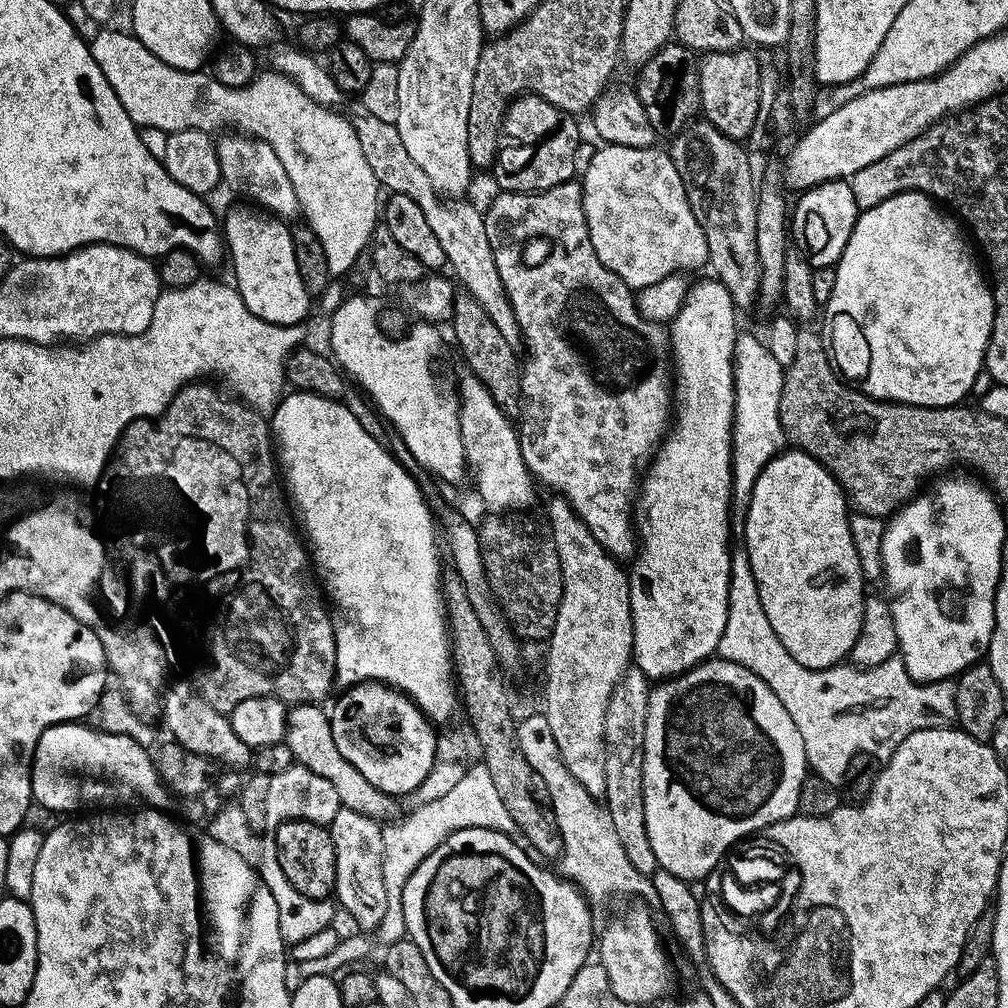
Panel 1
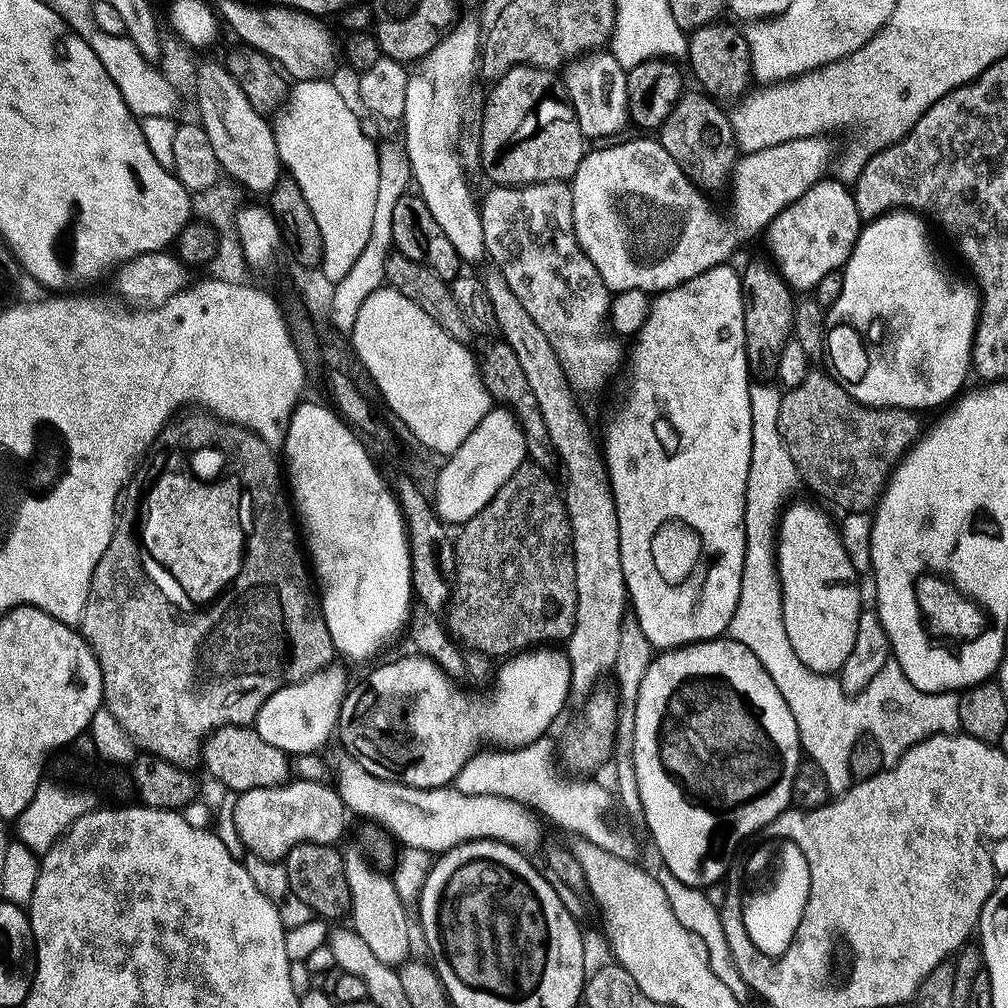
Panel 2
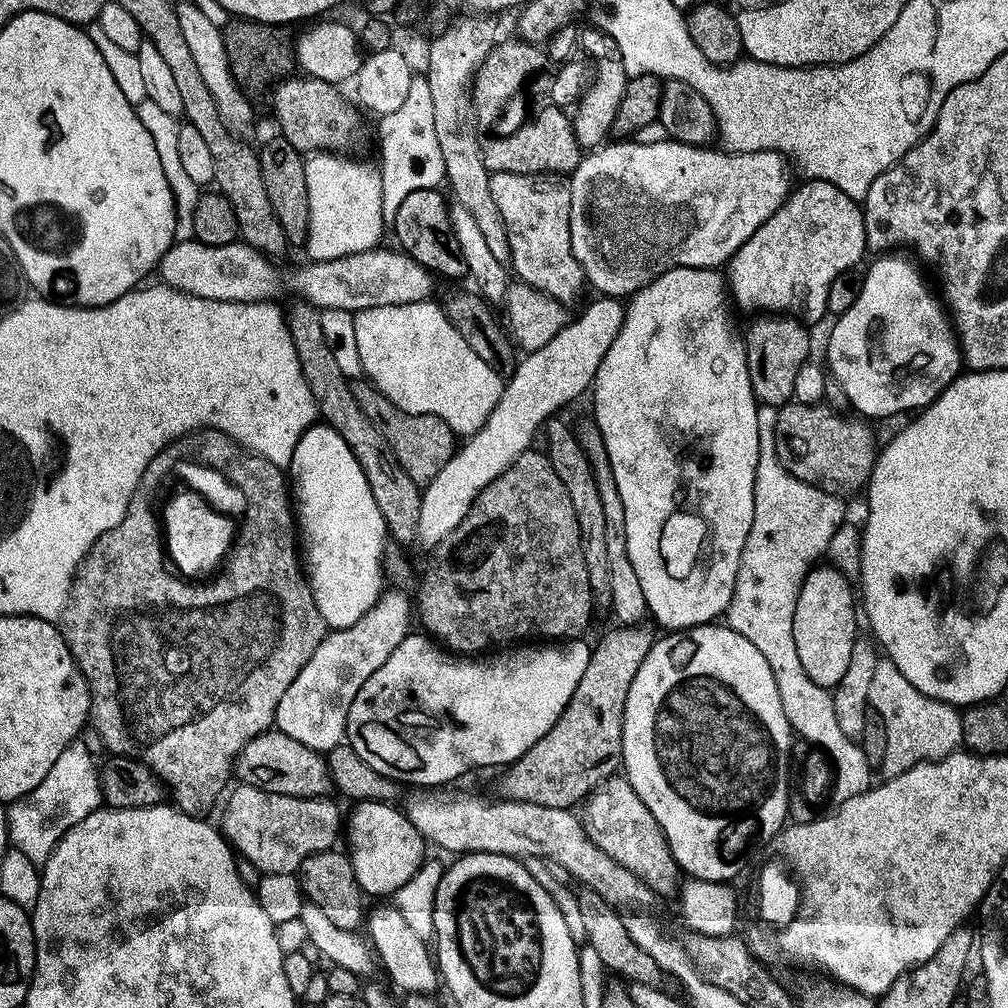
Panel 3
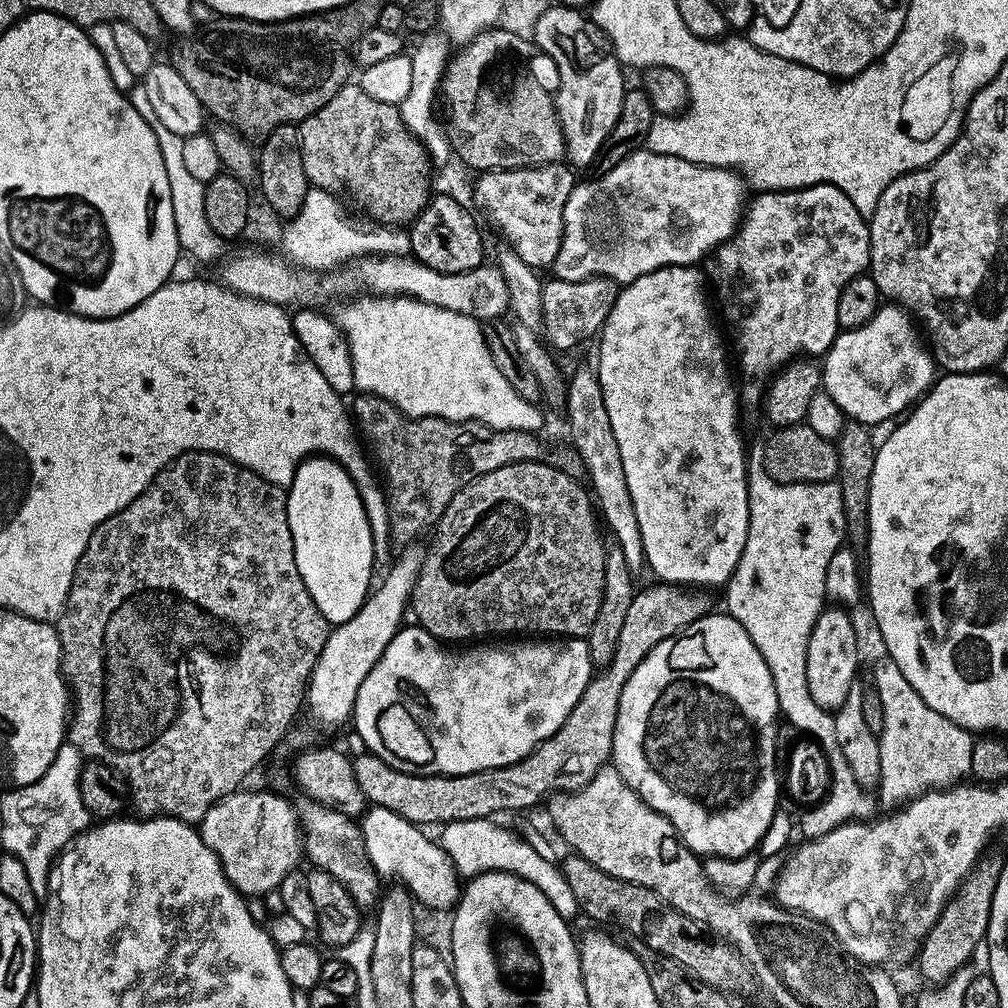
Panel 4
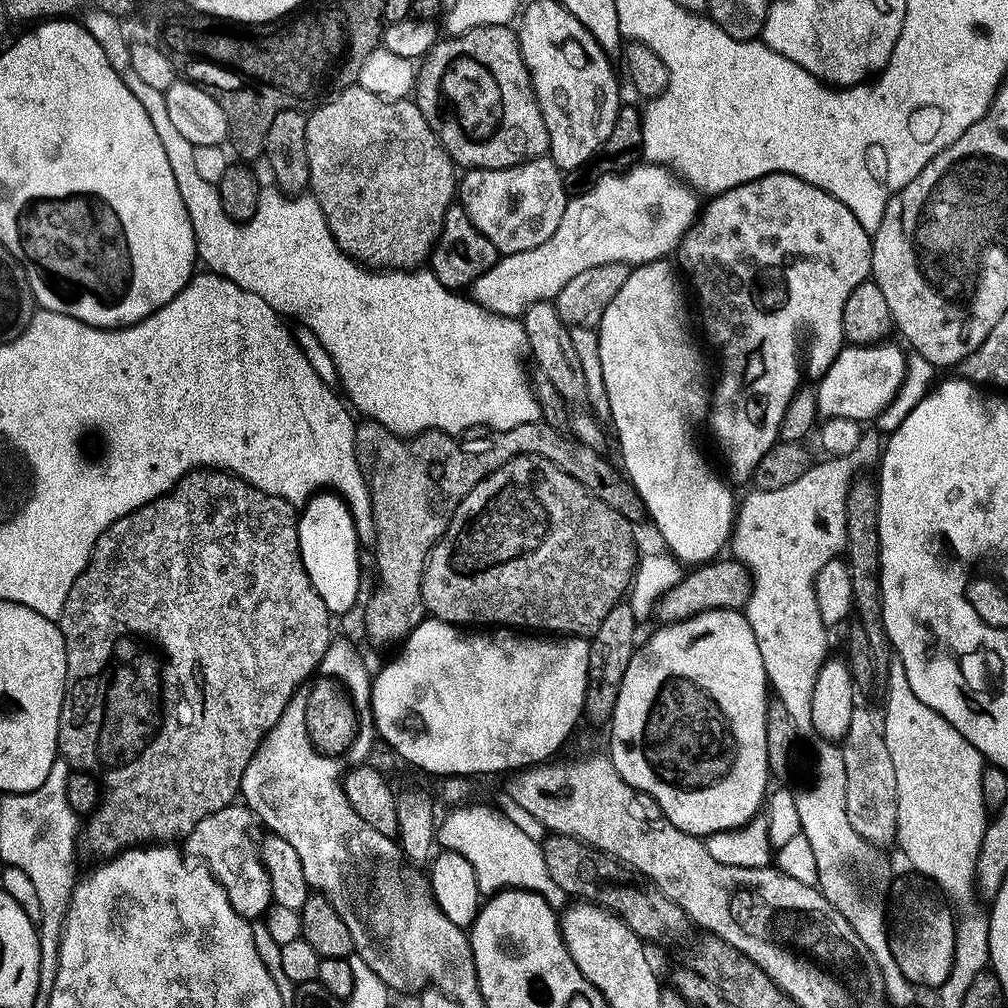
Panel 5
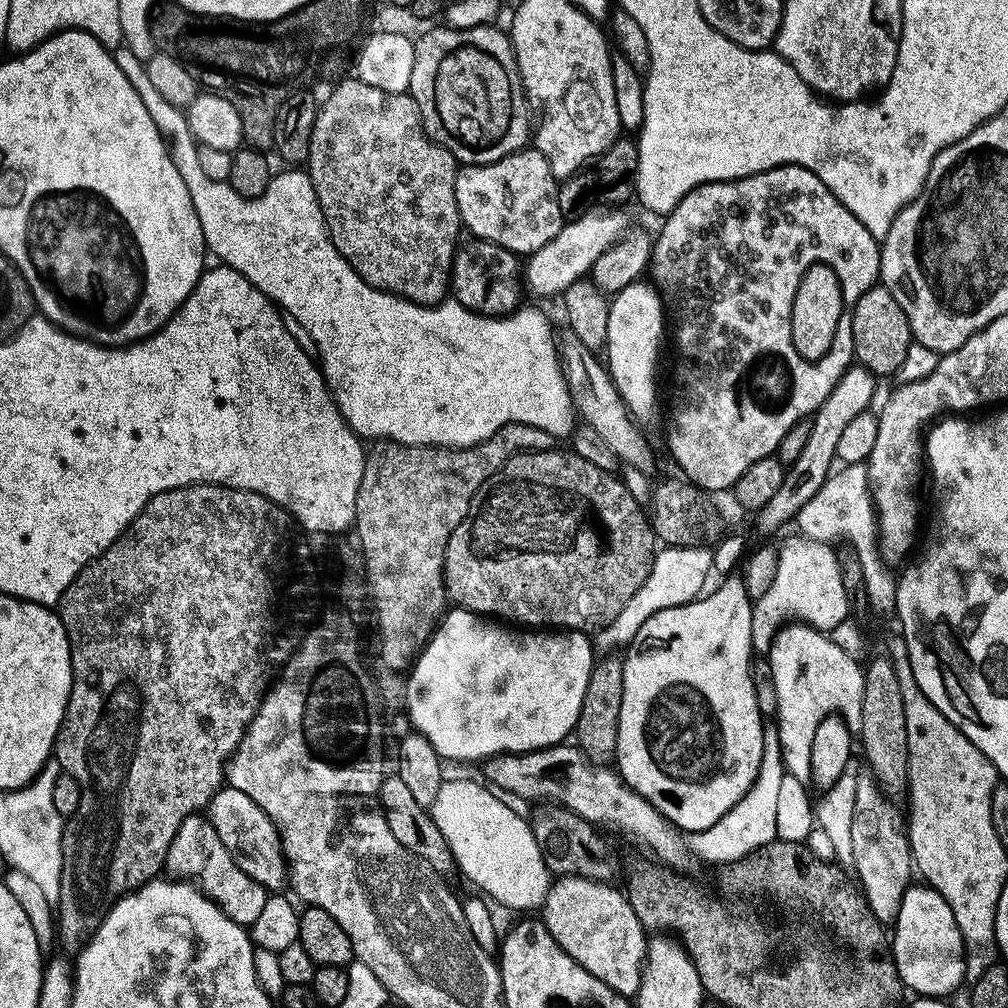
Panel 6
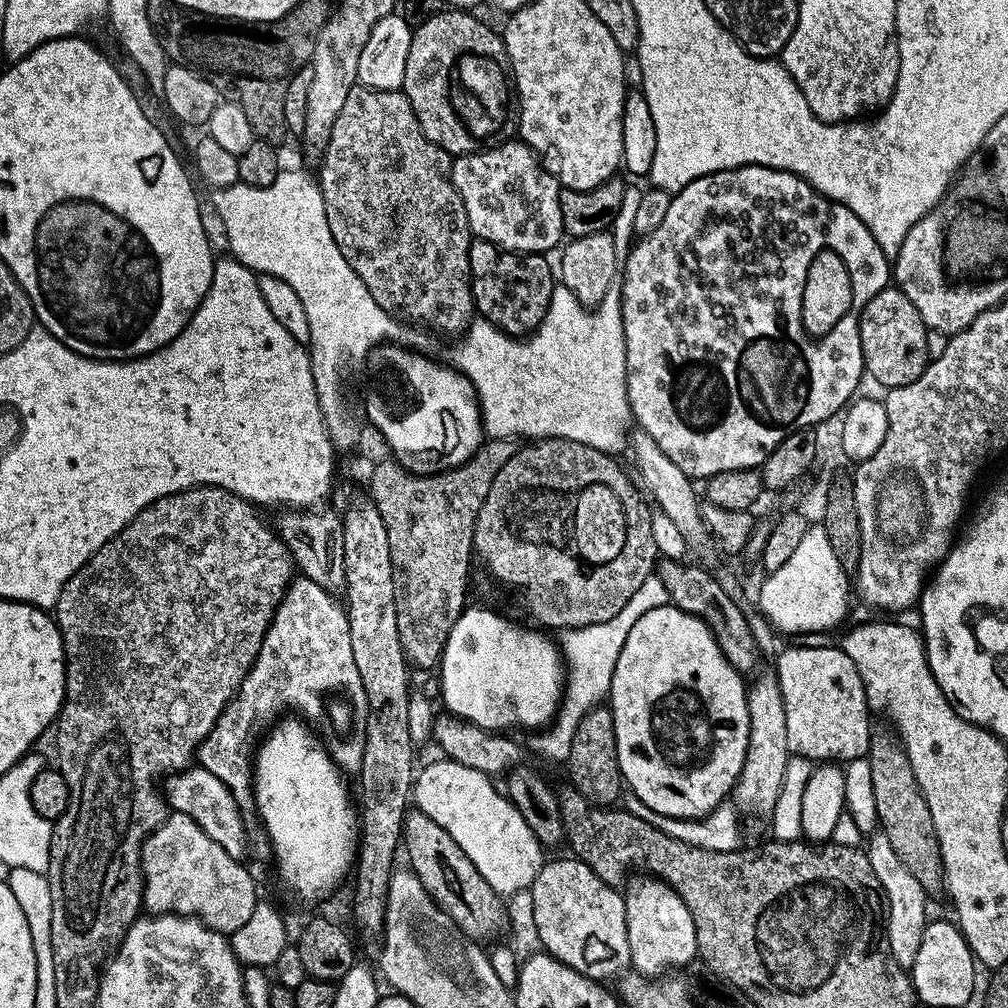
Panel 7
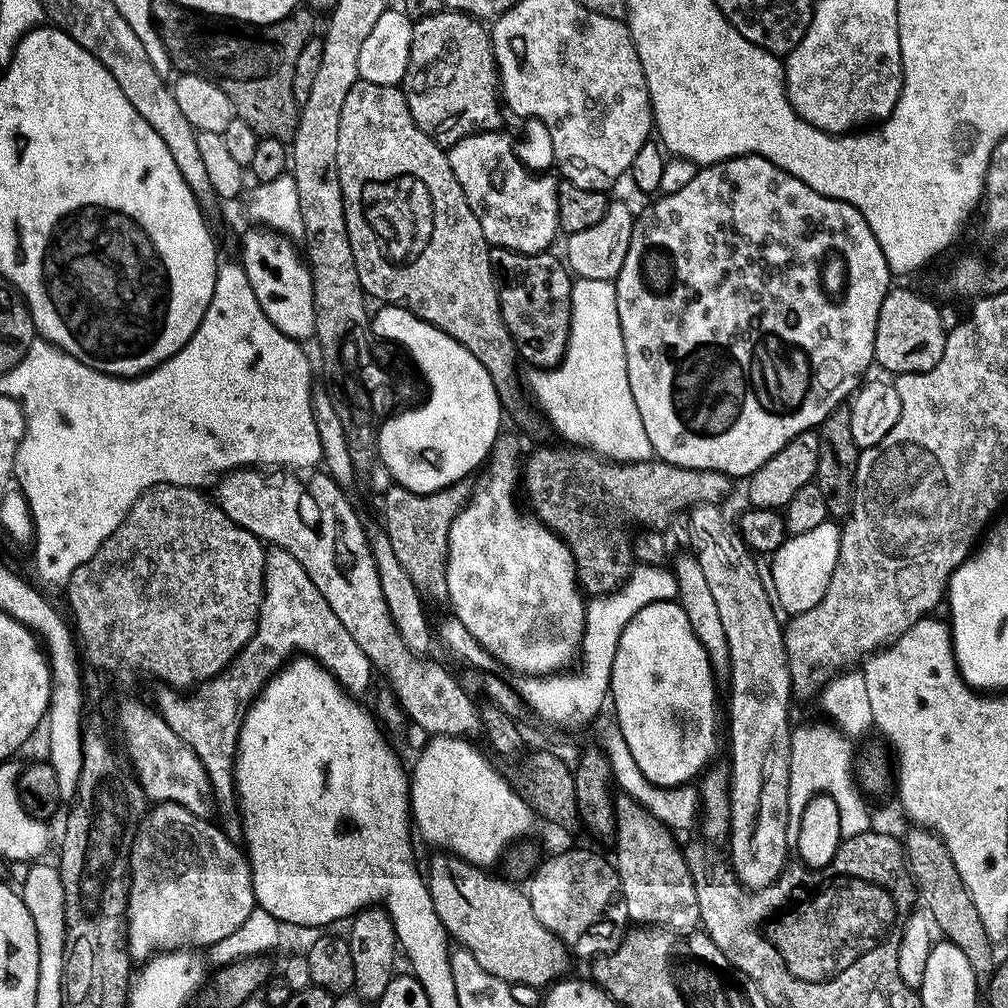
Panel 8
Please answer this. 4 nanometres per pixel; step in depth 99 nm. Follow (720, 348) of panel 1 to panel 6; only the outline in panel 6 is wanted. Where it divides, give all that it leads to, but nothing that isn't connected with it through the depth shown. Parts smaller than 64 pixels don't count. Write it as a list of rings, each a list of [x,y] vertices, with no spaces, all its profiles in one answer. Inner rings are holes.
[[[632,283],[611,297],[606,326],[606,372],[625,407],[640,422],[656,408],[656,363],[664,336],[666,340],[666,309],[651,283]]]

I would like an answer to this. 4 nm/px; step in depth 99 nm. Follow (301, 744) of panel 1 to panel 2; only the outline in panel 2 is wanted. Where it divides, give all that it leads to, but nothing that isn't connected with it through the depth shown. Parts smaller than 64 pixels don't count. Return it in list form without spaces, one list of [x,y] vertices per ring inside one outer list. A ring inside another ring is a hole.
[[[337,750],[330,757],[330,764],[334,769],[334,787],[345,809],[351,815],[353,812],[356,816],[365,816],[362,817],[365,821],[379,825],[393,841],[401,840],[405,849],[417,848],[429,854],[439,854],[471,840],[497,840],[528,850],[531,844],[540,840],[541,817],[517,800],[490,794],[462,794],[452,786],[415,788],[399,784],[397,780],[378,778],[343,750]]]

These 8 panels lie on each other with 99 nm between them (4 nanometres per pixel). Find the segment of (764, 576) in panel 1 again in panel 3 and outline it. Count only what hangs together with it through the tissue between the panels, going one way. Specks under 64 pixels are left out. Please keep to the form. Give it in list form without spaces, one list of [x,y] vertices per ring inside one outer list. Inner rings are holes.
[[[814,567],[800,589],[800,601],[793,620],[793,634],[799,661],[802,662],[810,682],[814,682],[819,688],[832,690],[838,682],[842,682],[842,674],[846,674],[846,666],[850,666],[850,654],[858,639],[858,600],[857,597],[856,600],[852,597],[853,585],[848,577],[842,575],[837,568],[822,567]]]

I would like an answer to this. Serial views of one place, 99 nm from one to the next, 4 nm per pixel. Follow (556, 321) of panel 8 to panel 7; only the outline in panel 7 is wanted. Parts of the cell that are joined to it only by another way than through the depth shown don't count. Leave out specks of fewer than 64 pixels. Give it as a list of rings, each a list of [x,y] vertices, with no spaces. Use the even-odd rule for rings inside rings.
[[[473,239],[468,257],[472,274],[474,307],[481,319],[490,321],[501,332],[517,338],[527,337],[536,331],[544,320],[545,312],[552,300],[554,268],[553,265],[552,268],[548,265],[549,257],[539,252],[525,252],[523,254],[507,252],[505,248],[500,248],[496,244],[477,239]]]

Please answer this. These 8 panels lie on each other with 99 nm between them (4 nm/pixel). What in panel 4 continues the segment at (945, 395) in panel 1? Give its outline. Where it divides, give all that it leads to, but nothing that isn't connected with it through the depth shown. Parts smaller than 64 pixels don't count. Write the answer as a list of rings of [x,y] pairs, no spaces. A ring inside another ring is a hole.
[[[888,302],[878,307],[864,325],[841,331],[828,347],[822,357],[822,388],[847,419],[874,426],[891,416],[899,417],[932,387],[938,365],[915,327],[913,317],[905,309]]]

